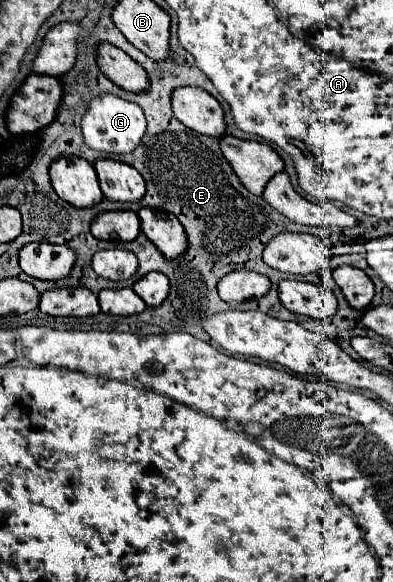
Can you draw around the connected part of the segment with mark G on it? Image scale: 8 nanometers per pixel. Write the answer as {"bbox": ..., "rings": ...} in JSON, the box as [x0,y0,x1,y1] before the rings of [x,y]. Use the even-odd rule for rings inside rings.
{"bbox":[81,93,147,153],"rings":[[[99,93],[89,101],[89,107],[81,121],[81,129],[83,129],[85,143],[91,149],[99,149],[107,153],[129,153],[139,145],[147,129],[147,123],[145,123],[143,109],[137,103],[125,101],[113,93]]]}

